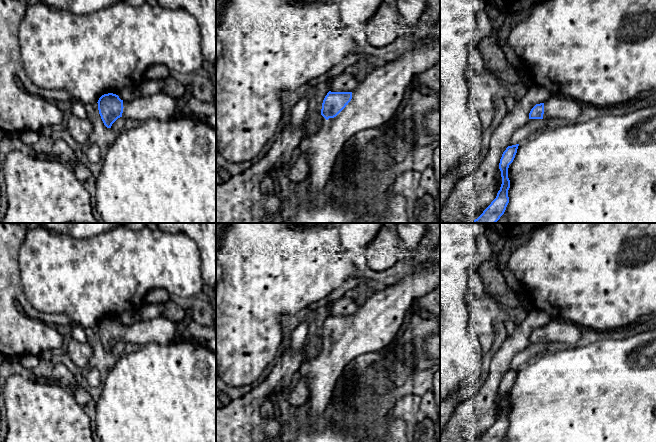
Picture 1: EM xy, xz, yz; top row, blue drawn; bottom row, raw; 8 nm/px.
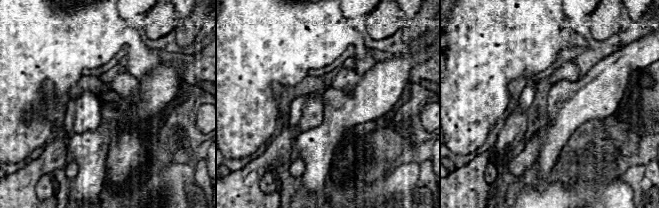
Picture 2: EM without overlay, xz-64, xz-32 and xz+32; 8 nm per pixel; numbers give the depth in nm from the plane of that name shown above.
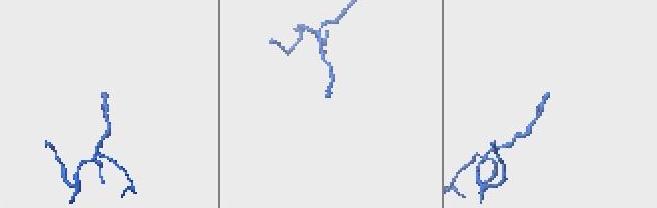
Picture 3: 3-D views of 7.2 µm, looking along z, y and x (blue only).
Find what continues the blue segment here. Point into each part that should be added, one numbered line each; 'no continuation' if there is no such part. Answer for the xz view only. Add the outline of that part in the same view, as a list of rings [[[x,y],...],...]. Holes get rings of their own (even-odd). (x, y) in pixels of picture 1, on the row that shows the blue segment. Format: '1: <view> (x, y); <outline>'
1: xz (374, 102); [[[440,27],[420,44],[407,50],[401,57],[375,67],[352,92],[352,99],[334,118],[329,118],[323,130],[303,138],[298,146],[301,154],[308,156],[308,197],[321,197],[333,172],[338,157],[353,141],[355,134],[369,128],[380,128],[394,120],[395,111],[403,100],[405,89],[414,75],[427,71],[440,60]]]

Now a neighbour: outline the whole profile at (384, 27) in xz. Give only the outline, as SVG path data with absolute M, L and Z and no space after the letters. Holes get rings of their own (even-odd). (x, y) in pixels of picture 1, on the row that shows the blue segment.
M383 0L374 15L366 23L367 41L374 47L383 47L399 36L402 22L395 0Z

